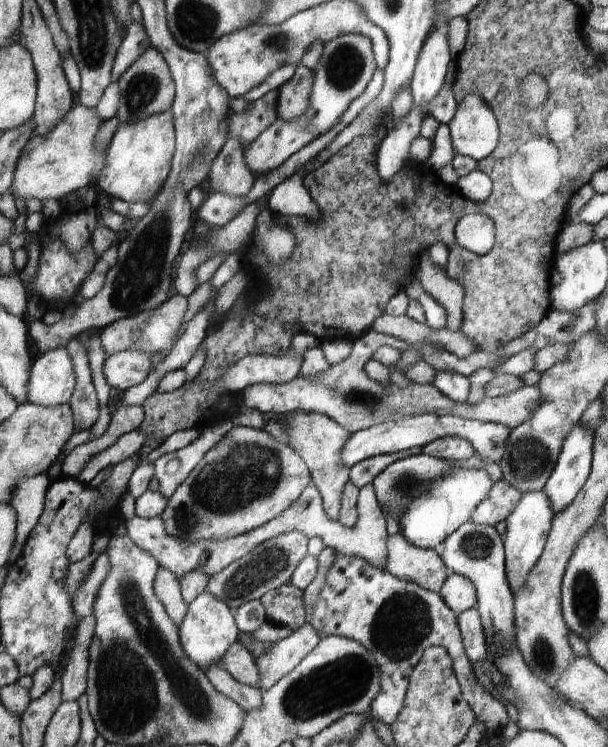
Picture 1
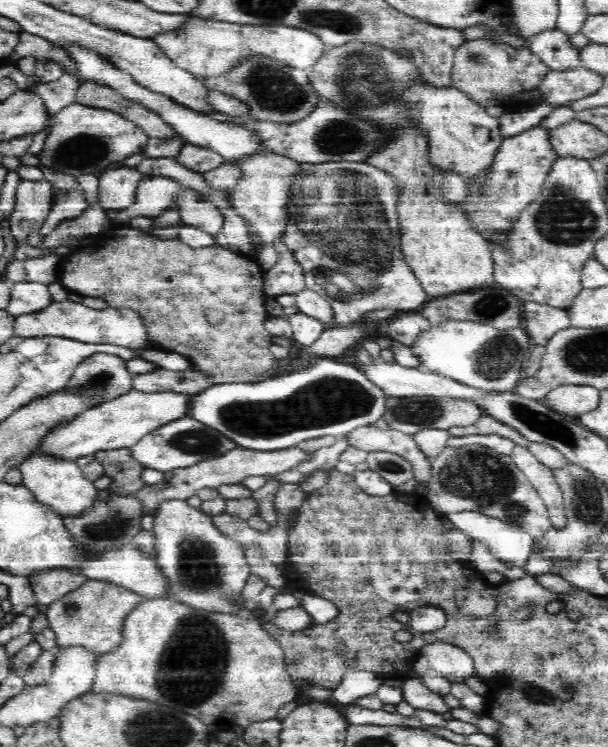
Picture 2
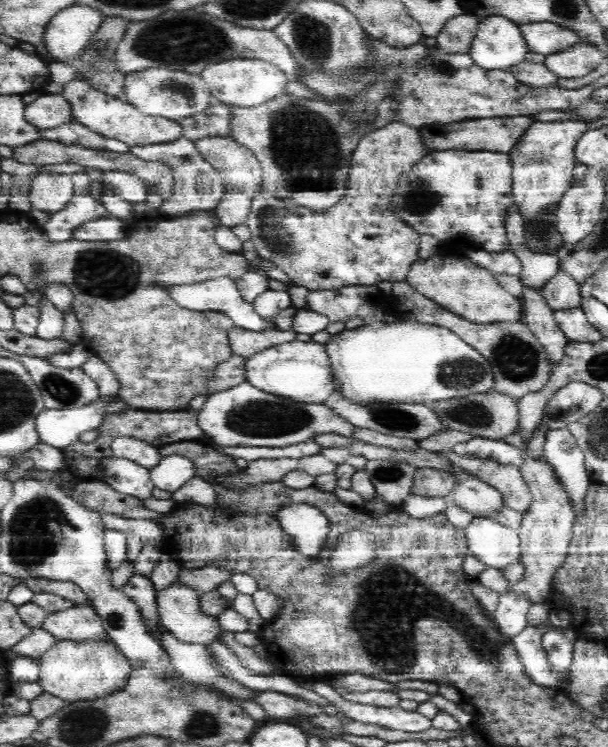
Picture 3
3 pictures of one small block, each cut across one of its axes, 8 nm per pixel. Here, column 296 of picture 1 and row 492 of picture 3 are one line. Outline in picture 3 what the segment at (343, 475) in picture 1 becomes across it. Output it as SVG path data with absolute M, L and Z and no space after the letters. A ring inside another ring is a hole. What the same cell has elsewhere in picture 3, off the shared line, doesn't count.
M417 467L415 470L411 494L434 498L440 496L450 498L451 490L454 489L455 480L449 478L442 471L430 467Z

